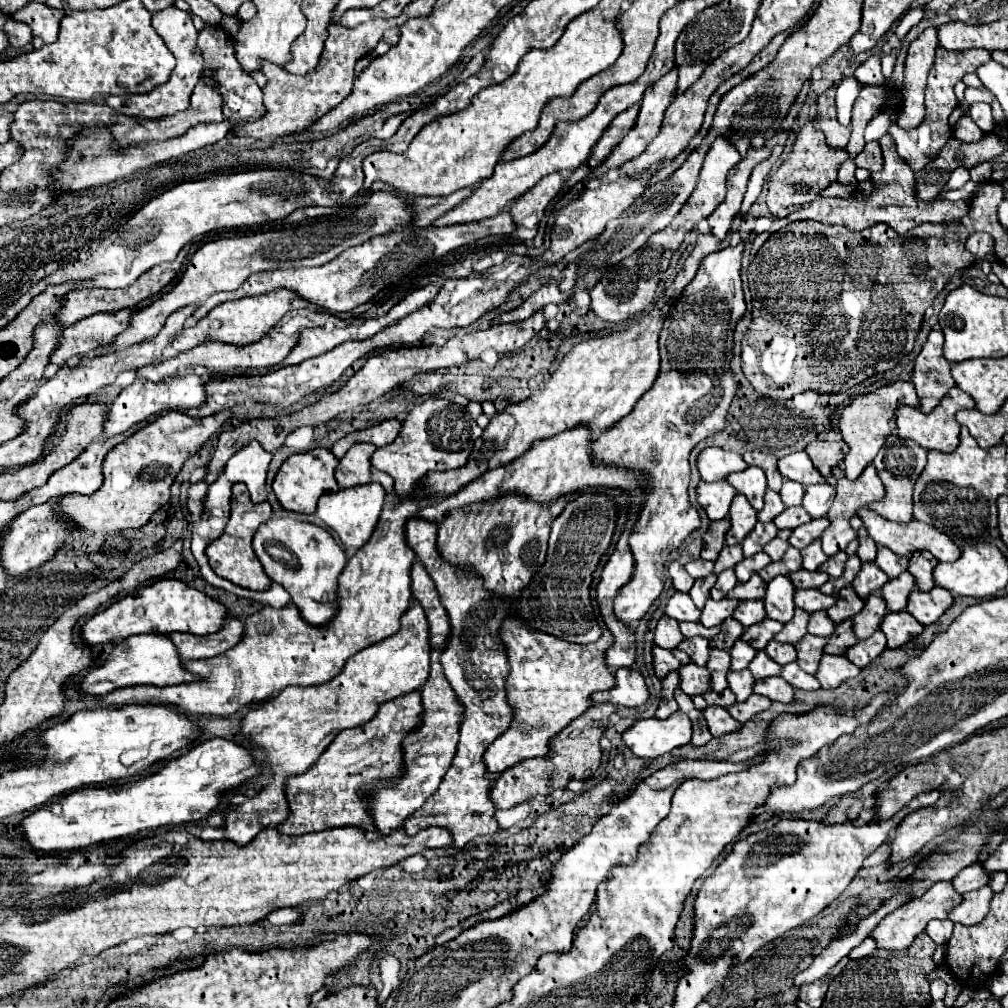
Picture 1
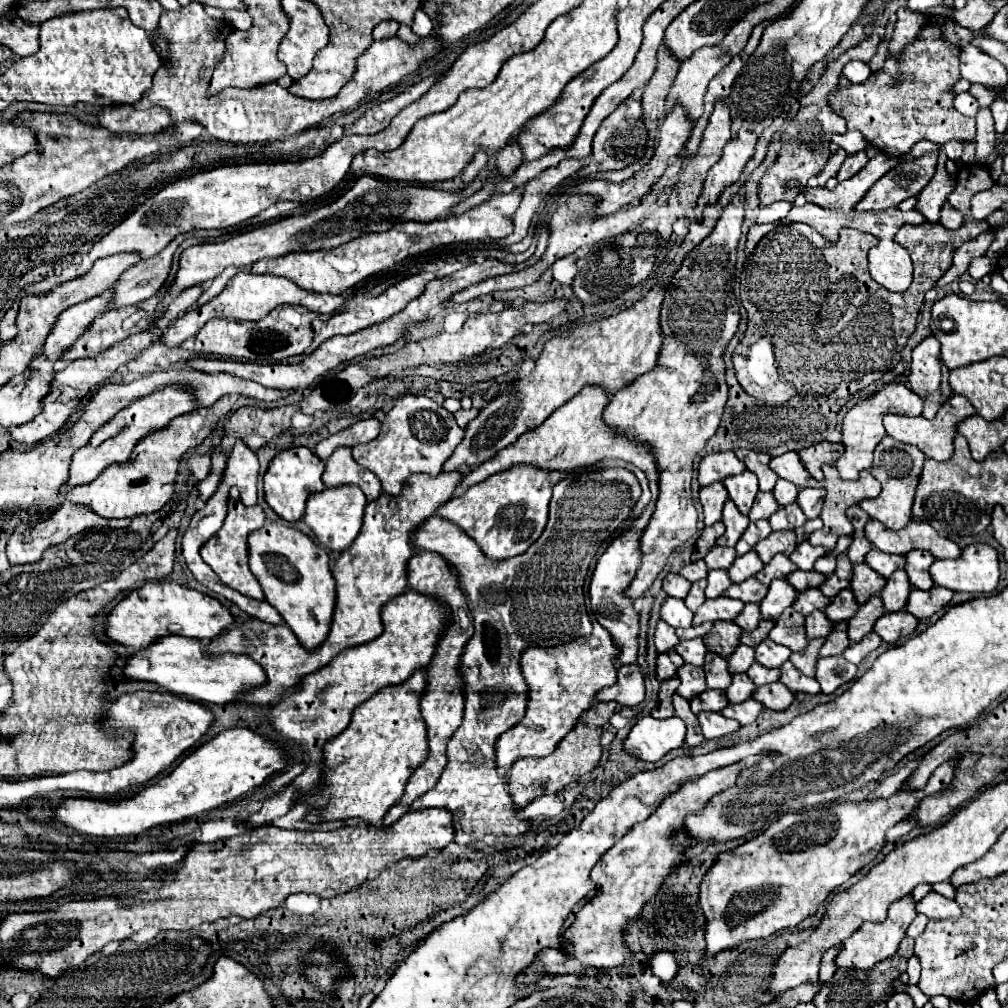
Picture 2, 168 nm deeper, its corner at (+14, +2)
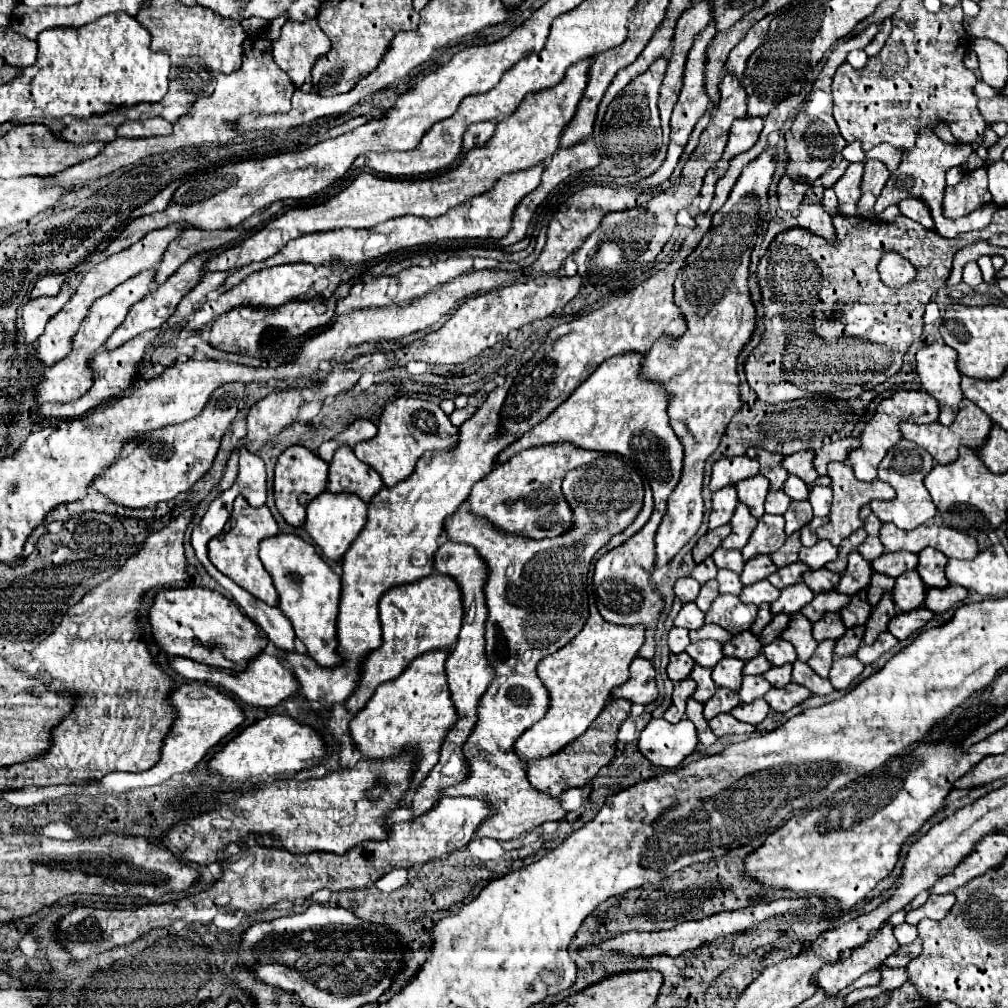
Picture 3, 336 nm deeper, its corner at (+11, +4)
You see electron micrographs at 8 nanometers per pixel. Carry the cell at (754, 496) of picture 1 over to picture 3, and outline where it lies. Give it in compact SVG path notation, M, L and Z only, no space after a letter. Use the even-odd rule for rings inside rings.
M755 475L755 477L749 477L747 481L739 481L735 487L739 493L739 501L749 507L753 517L761 519L765 513L763 503L769 493L769 481L763 475Z

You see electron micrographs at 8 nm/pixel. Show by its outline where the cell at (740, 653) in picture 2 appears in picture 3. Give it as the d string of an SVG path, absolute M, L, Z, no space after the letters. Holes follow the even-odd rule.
M759 655L759 657L755 657L755 659L751 659L751 661L745 663L743 673L745 673L745 675L761 675L761 673L765 673L767 669L771 669L771 663L769 663L763 655Z

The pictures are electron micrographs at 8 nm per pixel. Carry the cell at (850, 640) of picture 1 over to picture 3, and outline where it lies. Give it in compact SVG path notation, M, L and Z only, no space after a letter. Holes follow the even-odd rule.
M863 627L847 629L847 633L835 645L835 655L841 655L841 657L843 655L855 655L861 641L863 641Z

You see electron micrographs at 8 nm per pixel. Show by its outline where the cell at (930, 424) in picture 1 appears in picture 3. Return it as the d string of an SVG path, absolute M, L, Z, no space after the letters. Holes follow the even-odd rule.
M963 399L963 401L961 401L959 415L957 415L955 423L949 425L949 427L945 427L945 425L941 425L941 423L929 423L929 425L901 423L899 427L901 427L901 433L903 433L905 439L909 439L909 441L921 445L923 449L927 449L939 465L947 465L947 463L953 463L953 461L957 459L957 449L959 449L961 445L965 445L965 447L969 447L969 449L973 449L973 451L979 449L979 447L983 445L985 437L989 435L989 431L991 431L991 427L993 427L993 421L991 421L991 417L989 417L985 411L981 411L975 403L971 403L969 399Z

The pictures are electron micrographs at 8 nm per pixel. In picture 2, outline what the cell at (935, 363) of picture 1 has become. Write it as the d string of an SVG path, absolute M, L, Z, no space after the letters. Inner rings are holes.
M932 335L924 337L912 349L908 387L924 399L922 417L926 419L932 419L940 403L952 395L952 389L948 385L948 367L944 371L940 361L940 343Z

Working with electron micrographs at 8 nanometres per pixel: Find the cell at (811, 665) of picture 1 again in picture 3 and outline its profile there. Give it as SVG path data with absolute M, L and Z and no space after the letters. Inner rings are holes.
M821 641L817 651L815 651L815 655L807 661L807 665L821 677L829 675L829 669L831 669L833 659L835 659L833 647L835 647L835 641Z

